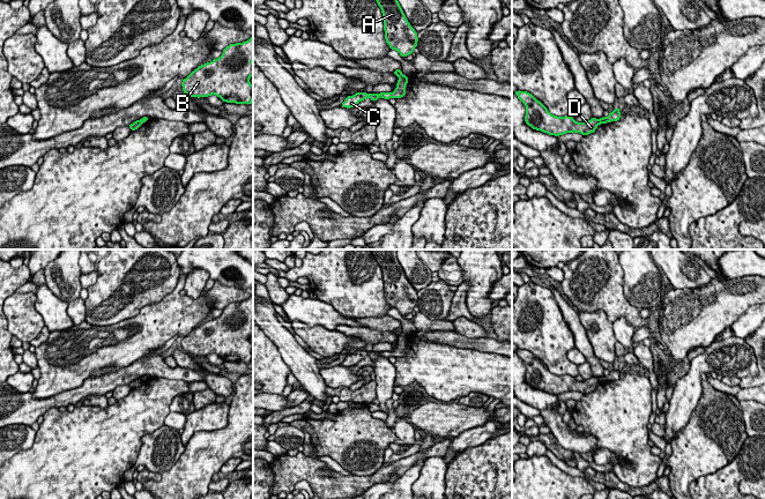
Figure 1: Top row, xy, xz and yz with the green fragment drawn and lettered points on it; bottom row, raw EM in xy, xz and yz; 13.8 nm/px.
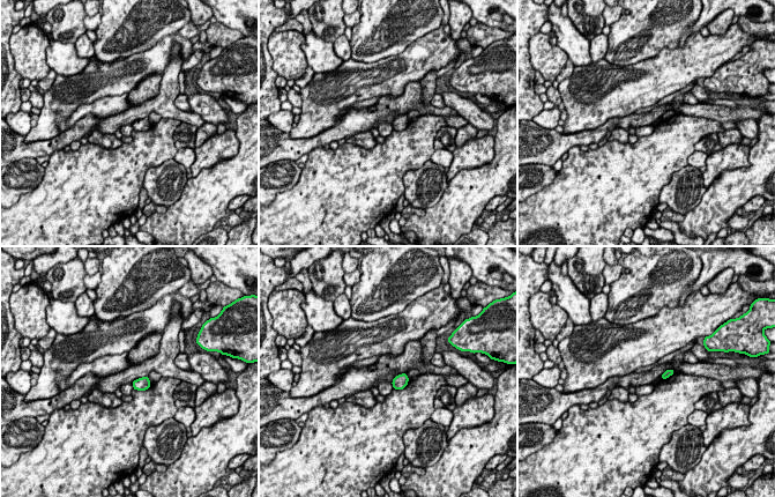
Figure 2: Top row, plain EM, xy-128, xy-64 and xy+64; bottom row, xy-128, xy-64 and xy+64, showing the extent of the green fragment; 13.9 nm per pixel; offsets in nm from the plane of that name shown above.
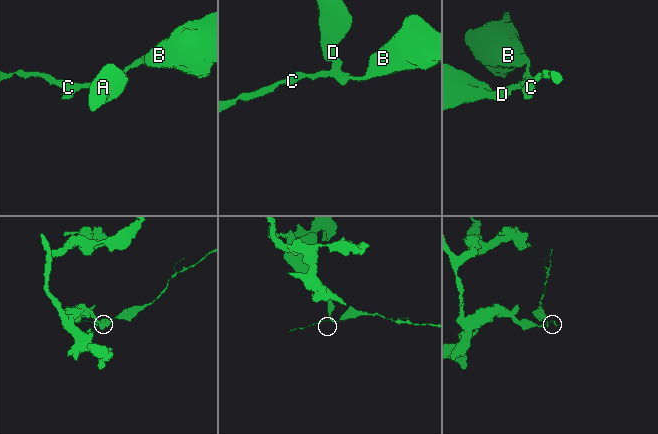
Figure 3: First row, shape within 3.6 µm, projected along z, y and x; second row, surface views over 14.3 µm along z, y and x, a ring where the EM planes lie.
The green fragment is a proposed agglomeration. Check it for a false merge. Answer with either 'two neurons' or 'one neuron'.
two neurons

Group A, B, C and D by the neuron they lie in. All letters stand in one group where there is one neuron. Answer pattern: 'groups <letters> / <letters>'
groups A D / B C

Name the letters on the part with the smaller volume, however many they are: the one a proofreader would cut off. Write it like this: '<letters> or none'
B, C

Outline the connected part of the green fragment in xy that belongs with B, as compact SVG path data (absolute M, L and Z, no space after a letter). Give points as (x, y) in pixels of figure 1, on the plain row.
M253 295L243 301L230 303L223 308L218 318L199 325L183 338L183 349L191 356L208 356L216 353L223 360L236 363L253 363L253 344L250 336L253 334Z

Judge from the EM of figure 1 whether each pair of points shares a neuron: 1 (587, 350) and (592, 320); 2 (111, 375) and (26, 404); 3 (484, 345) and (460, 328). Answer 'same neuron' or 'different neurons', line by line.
1: different neurons
2: same neuron
3: different neurons

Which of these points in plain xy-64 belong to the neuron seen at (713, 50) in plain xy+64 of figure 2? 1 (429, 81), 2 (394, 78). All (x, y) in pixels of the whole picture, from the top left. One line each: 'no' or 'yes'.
1: no
2: yes

